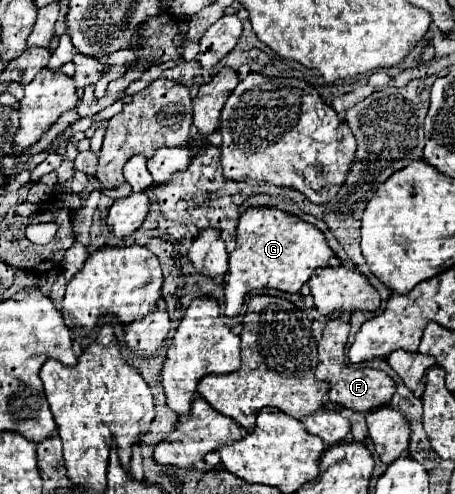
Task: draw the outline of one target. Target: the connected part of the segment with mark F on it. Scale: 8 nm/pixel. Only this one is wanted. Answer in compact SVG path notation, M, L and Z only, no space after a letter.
M340 317L328 319L324 331L322 331L322 339L318 345L318 367L316 367L316 377L324 379L330 383L330 401L354 409L354 411L372 411L376 407L388 405L394 391L396 391L396 383L394 379L380 369L370 369L370 367L358 367L358 365L350 365L350 361L346 359L346 341L348 341L348 331L350 331L350 323L342 321Z

